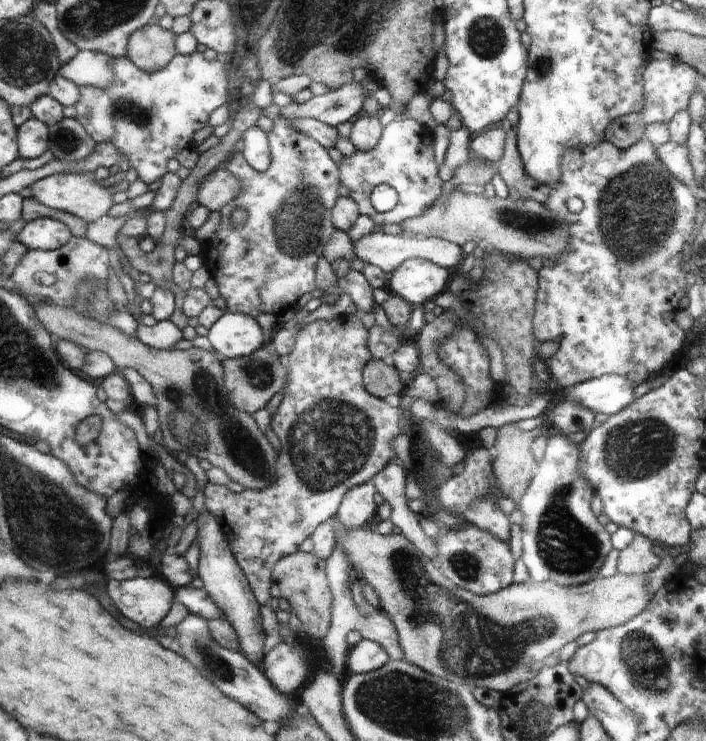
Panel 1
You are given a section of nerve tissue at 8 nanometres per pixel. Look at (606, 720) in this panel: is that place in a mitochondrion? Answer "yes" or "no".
no

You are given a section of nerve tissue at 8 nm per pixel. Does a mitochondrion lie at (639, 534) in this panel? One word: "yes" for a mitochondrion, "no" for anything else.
no

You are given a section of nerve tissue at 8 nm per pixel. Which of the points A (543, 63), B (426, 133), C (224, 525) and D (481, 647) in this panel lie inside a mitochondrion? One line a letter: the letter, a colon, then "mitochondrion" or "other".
A: mitochondrion
B: other
C: other
D: mitochondrion

